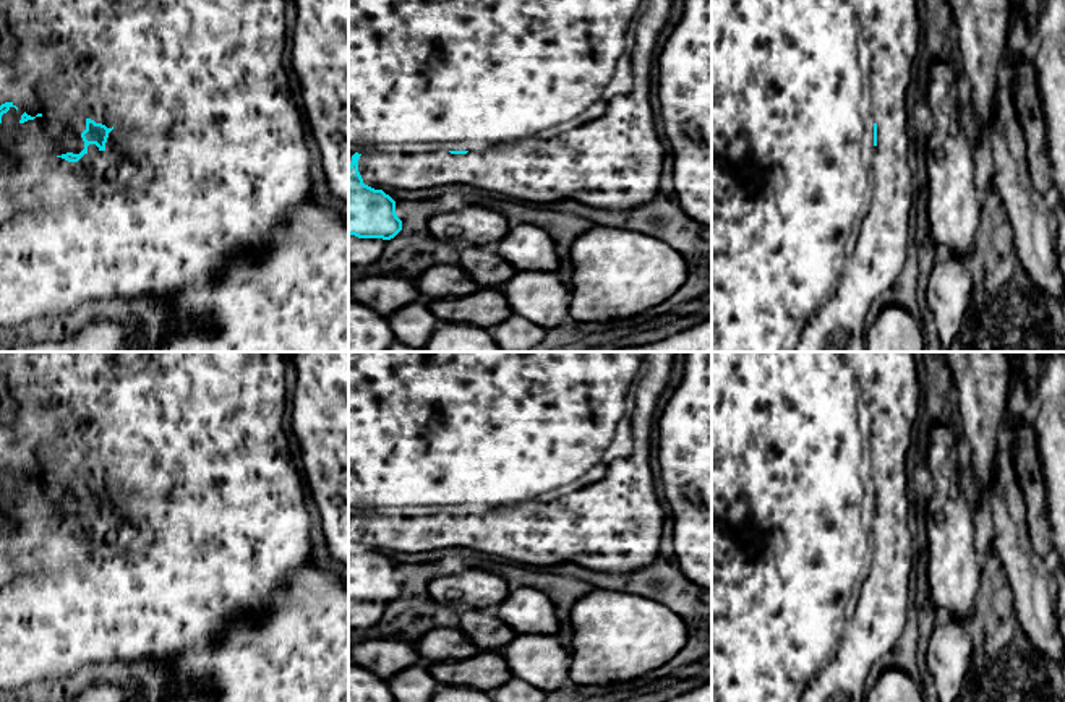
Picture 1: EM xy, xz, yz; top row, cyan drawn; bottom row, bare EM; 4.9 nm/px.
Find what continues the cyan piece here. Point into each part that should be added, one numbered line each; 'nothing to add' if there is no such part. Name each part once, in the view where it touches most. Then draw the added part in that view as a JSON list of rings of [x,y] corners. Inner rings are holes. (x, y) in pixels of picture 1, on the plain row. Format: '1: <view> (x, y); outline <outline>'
nothing to add

